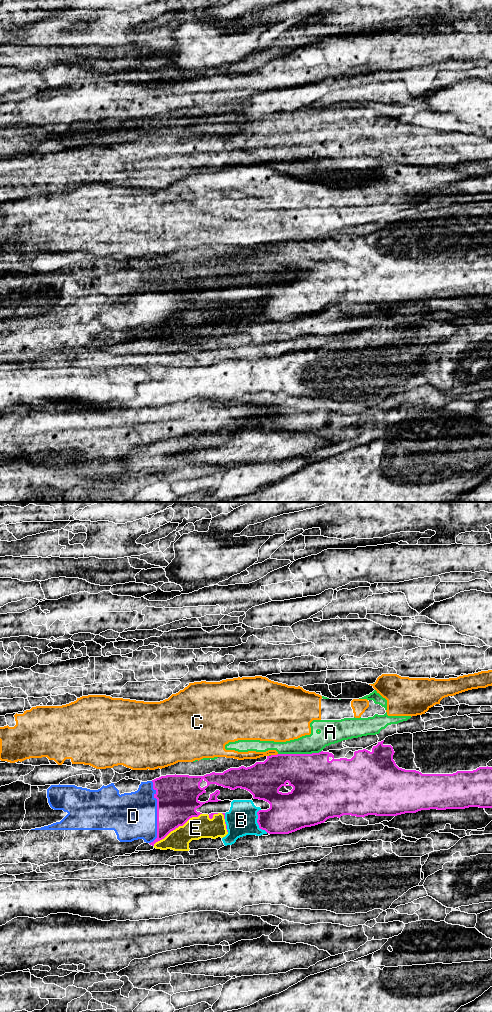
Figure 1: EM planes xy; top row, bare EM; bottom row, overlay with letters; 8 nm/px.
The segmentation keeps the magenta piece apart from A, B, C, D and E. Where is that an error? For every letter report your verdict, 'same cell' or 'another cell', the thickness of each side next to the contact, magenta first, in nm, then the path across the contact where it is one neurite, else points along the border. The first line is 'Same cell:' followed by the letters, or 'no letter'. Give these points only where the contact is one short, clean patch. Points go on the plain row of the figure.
Same cell: D
A: another cell | 380/160 nm
B: another cell | 300/260 nm
C: another cell | 300/280 nm
D: same cell | 340/380 nm
E: another cell | 340/180 nm

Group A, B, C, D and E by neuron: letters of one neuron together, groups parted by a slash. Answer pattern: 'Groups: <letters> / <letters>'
Groups: A C / B E / D

